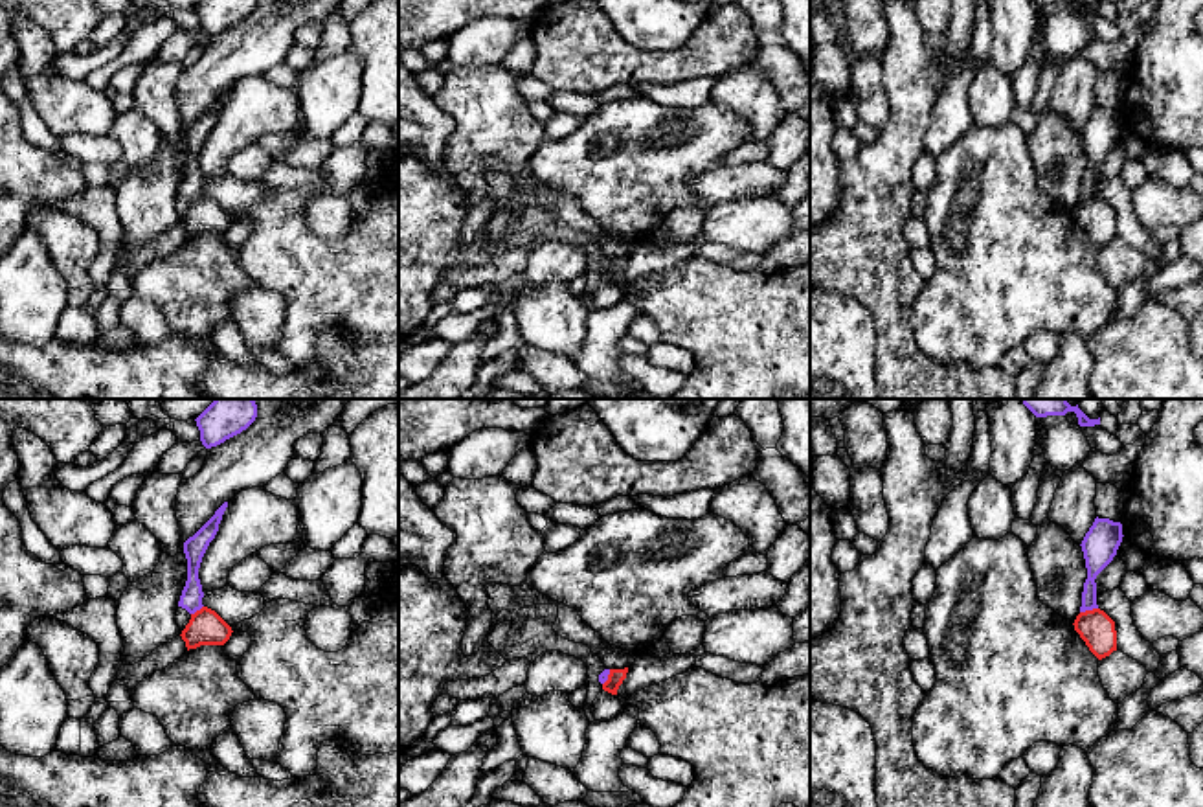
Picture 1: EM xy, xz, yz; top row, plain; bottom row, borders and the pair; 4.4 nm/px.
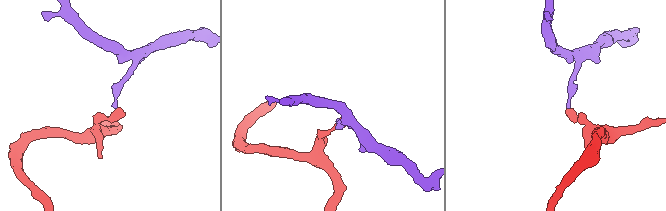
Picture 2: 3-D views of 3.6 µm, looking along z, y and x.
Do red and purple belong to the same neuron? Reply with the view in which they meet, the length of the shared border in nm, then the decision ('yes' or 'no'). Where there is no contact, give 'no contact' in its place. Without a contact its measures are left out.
contact in yz; length 80 nm; no

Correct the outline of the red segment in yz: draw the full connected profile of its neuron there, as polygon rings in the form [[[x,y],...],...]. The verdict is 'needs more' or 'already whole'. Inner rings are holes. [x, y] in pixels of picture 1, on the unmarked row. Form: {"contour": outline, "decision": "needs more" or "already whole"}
{"contour": [[[1093,197],[1080,200],[1073,213],[1098,248],[1117,239],[1115,210],[1104,199]]], "decision": "already whole"}

